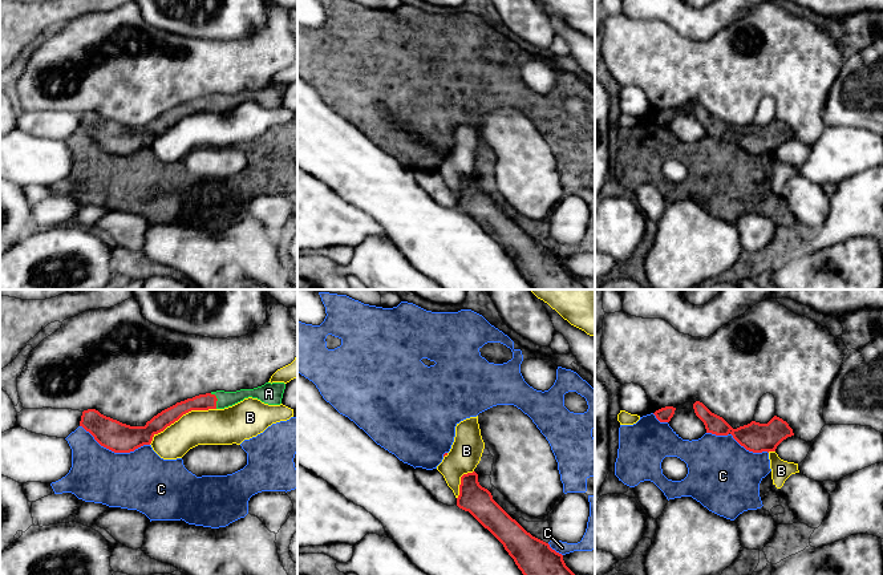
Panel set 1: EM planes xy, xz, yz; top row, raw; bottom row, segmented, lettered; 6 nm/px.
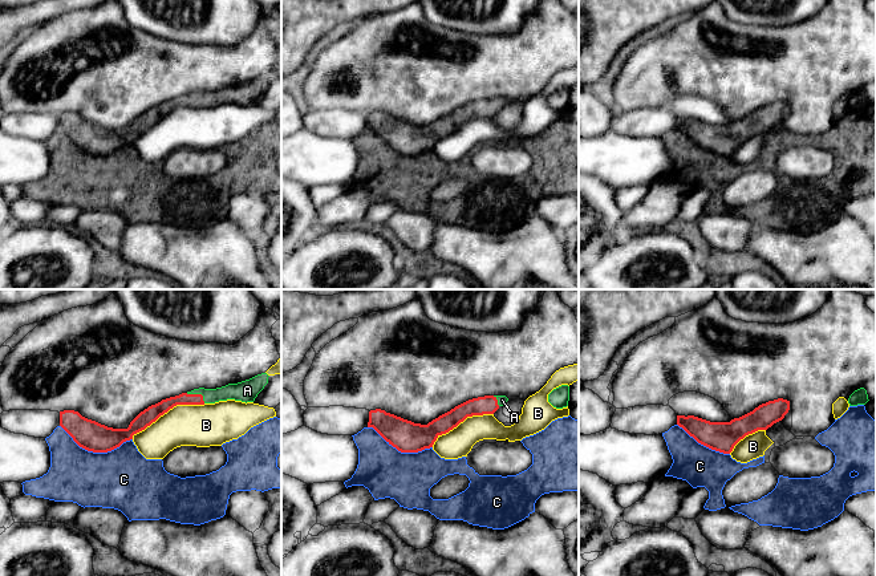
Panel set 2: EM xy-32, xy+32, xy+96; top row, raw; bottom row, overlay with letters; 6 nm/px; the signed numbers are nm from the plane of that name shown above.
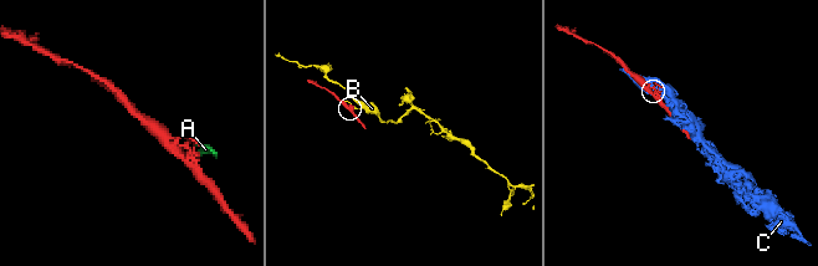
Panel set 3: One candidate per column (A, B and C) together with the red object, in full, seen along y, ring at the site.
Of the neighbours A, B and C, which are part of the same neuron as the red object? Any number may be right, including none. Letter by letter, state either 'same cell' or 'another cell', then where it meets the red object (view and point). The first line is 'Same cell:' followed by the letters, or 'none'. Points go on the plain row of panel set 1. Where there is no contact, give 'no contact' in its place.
Same cell: A
A: same cell | xy (217, 102)
B: another cell | xy (181, 118)
C: another cell | xy (114, 154)

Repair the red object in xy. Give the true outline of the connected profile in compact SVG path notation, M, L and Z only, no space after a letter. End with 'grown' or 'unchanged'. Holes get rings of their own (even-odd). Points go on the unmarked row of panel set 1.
M266 85L254 92L199 97L162 113L145 129L130 129L106 120L96 112L88 112L82 114L80 129L89 134L101 149L114 155L130 155L143 147L150 147L155 137L191 113L224 112L248 100L268 108L280 108L284 92L284 85Z | grown

